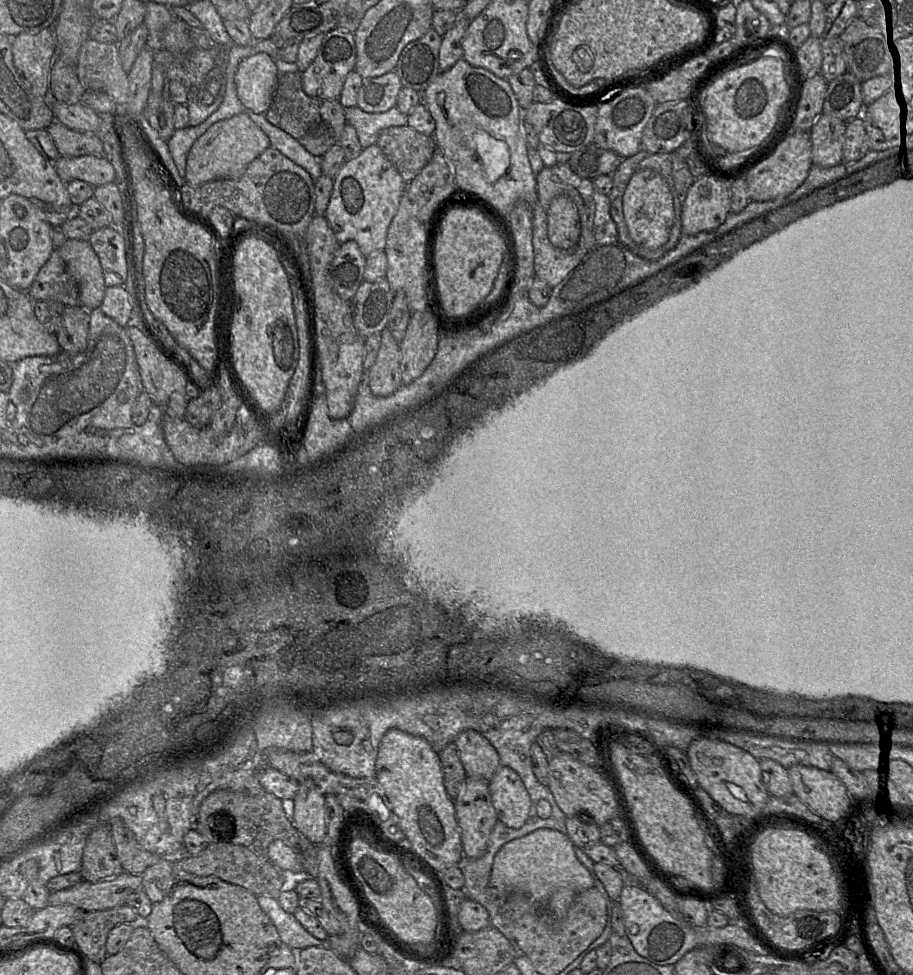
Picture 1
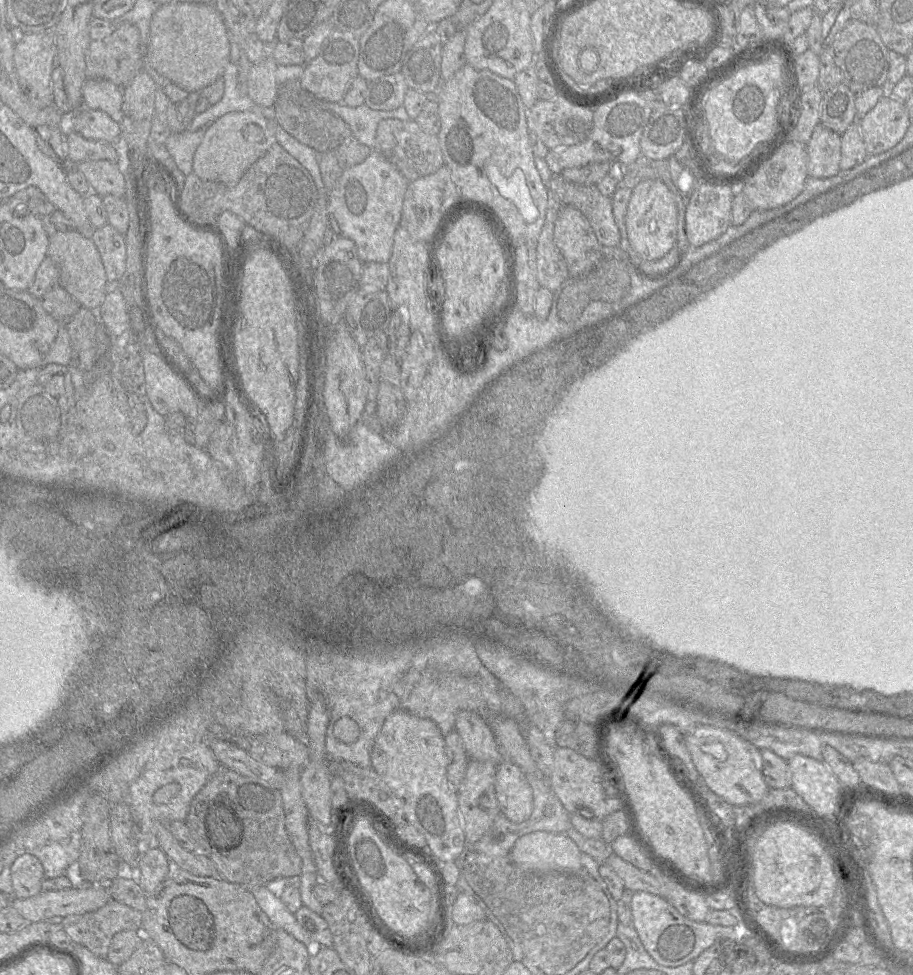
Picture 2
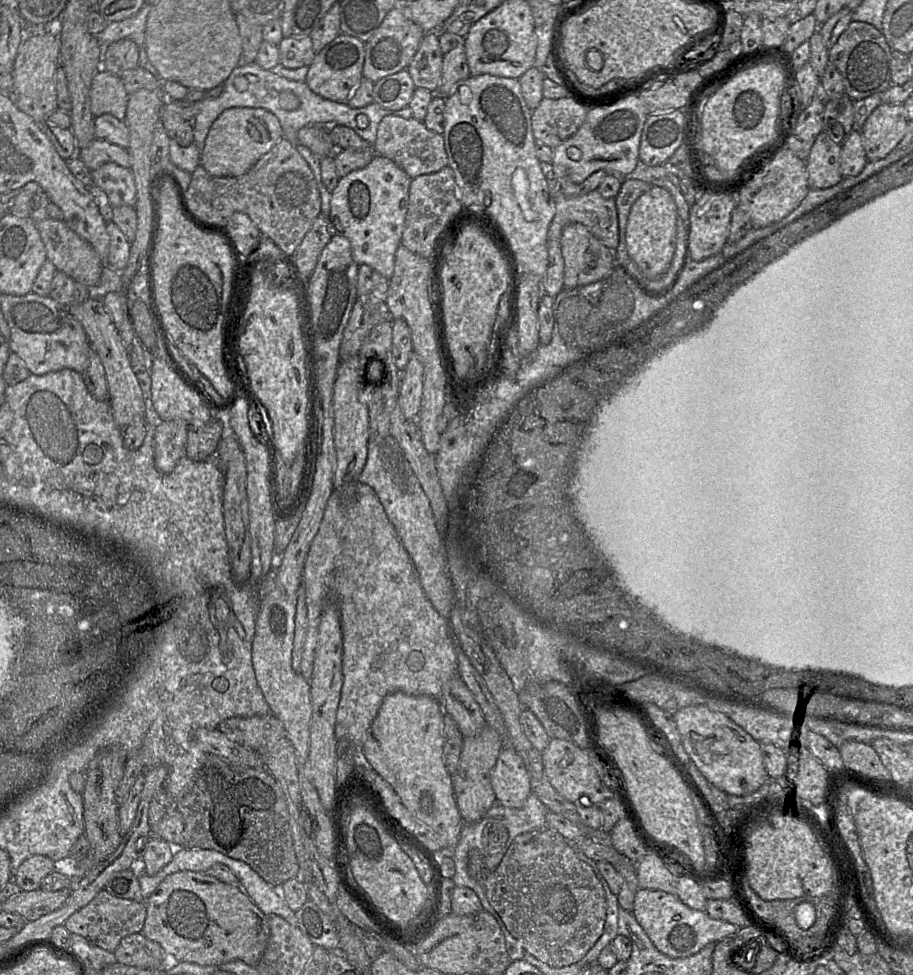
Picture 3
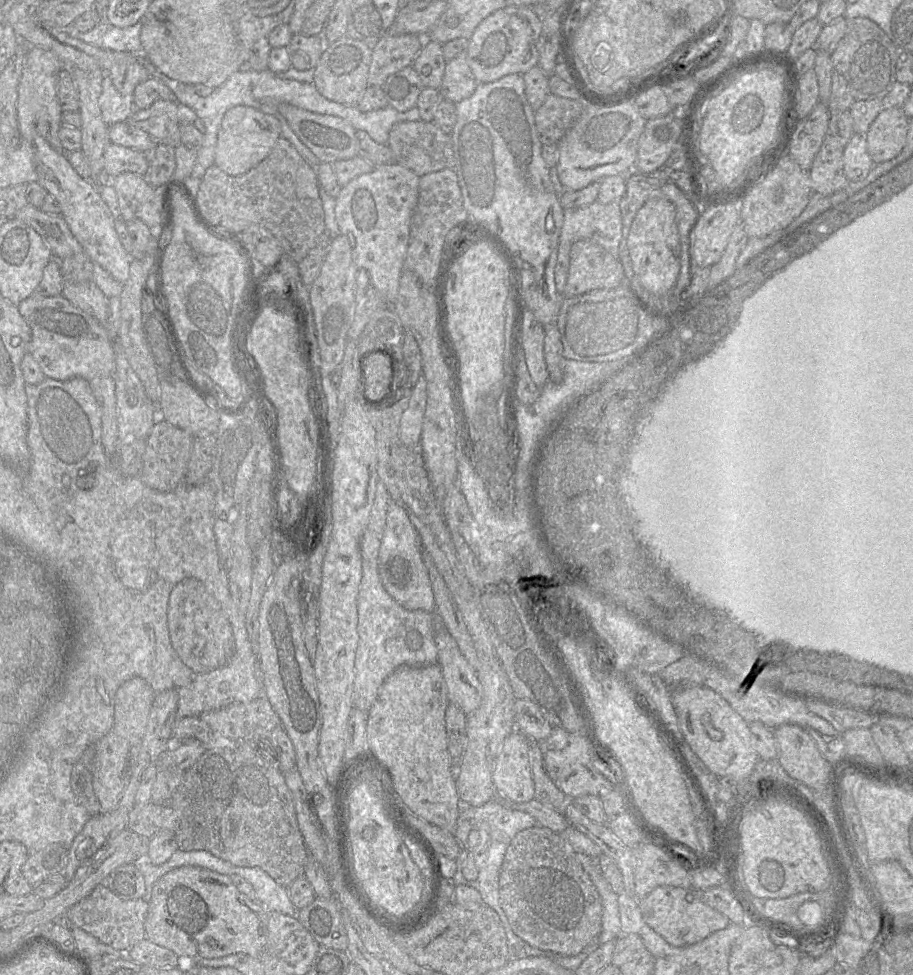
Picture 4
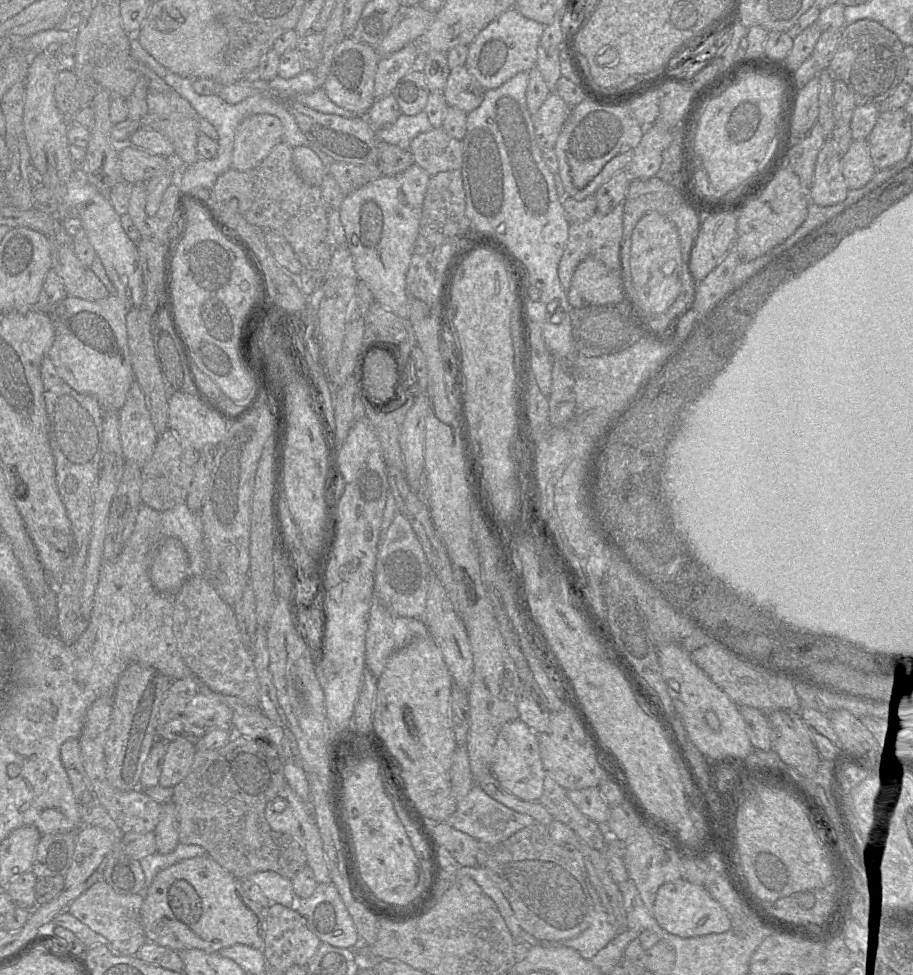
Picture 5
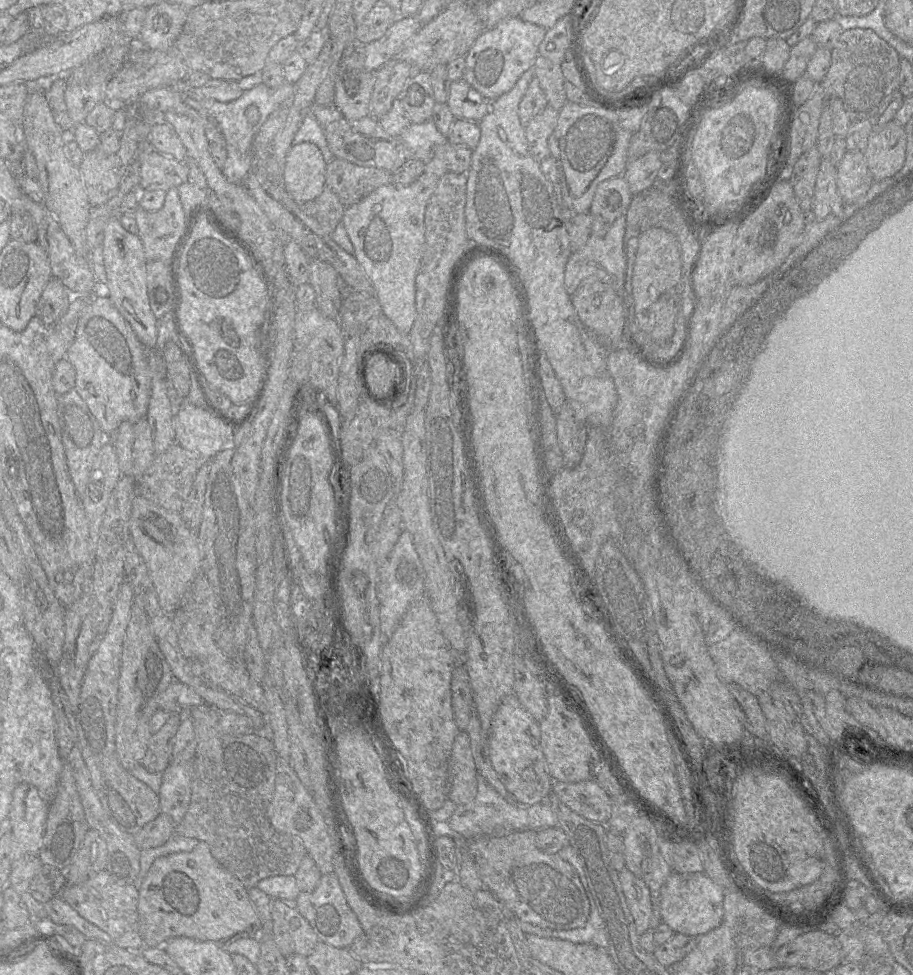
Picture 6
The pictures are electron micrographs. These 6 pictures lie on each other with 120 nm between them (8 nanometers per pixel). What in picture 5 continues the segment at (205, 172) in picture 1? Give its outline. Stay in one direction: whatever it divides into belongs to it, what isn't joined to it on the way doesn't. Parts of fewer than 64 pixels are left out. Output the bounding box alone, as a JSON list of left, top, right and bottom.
[232,114,282,171]

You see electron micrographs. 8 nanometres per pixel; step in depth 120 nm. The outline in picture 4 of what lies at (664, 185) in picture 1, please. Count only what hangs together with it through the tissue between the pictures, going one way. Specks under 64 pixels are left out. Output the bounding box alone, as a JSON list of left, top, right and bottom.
[627,199,681,296]

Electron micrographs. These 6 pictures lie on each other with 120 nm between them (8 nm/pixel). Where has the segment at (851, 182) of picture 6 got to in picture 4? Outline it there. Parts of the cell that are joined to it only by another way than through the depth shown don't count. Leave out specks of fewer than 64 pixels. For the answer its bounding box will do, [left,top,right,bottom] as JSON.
[843,133,872,182]

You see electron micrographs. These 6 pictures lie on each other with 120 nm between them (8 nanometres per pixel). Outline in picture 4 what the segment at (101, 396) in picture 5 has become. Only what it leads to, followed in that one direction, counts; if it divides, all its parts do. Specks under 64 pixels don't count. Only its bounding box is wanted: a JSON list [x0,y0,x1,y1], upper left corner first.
[17,294,120,381]

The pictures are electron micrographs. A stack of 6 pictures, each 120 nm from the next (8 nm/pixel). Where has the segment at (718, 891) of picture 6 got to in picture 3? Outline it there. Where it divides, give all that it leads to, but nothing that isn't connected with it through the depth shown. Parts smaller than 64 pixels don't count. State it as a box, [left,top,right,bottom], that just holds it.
[632,888,738,958]

